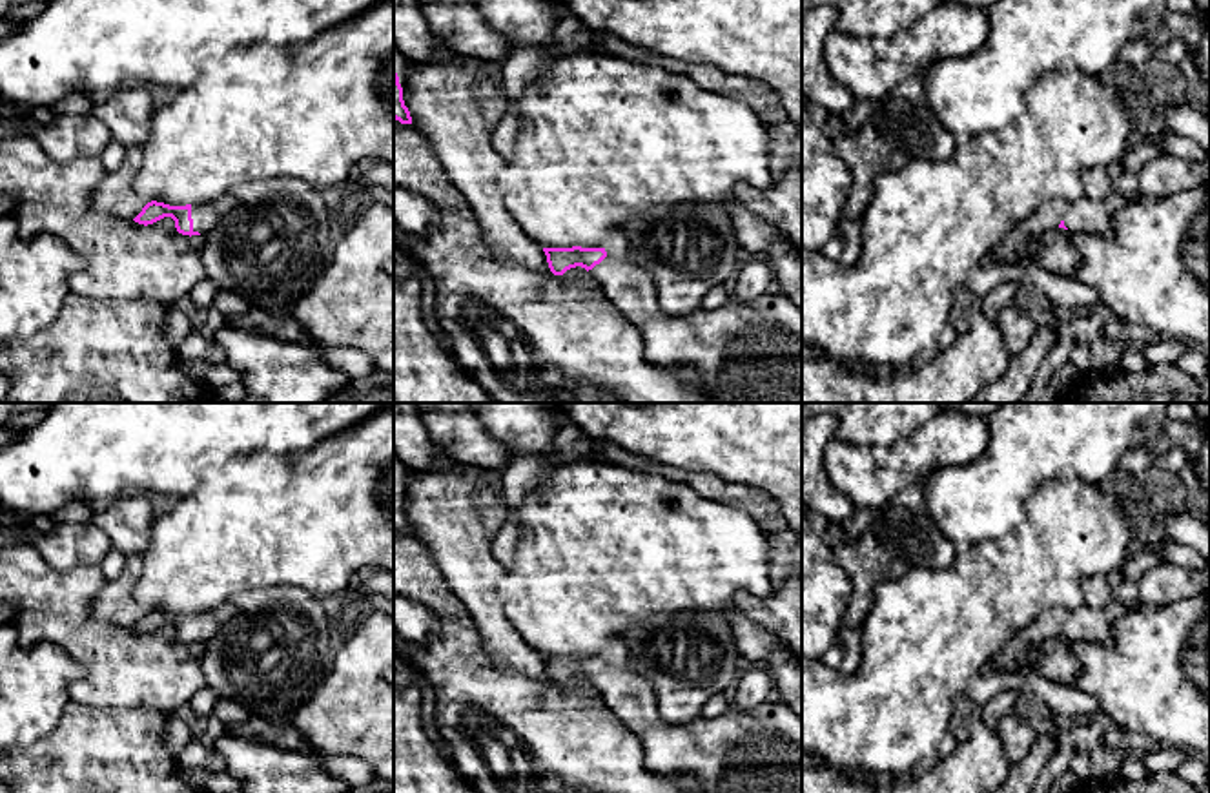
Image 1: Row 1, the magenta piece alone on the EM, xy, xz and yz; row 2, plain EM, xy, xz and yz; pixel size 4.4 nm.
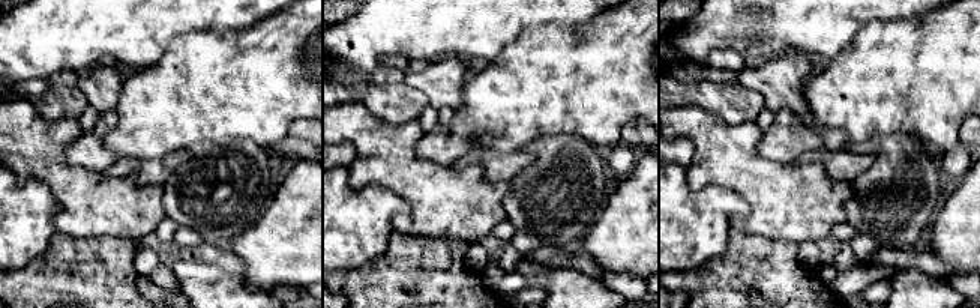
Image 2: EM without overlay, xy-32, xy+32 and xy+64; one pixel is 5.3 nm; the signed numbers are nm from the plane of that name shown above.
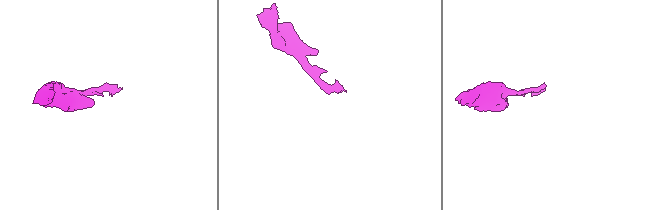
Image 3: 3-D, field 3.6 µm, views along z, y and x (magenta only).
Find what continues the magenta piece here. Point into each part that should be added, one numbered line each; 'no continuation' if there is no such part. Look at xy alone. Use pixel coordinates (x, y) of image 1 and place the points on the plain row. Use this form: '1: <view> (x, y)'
1: xy (205, 624)

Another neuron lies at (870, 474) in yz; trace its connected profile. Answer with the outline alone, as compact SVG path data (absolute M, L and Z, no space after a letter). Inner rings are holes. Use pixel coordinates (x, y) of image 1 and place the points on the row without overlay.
M942 408L929 423L891 445L855 445L831 439L824 450L824 470L831 485L846 494L860 516L887 505L897 494L937 470L975 463L990 448L990 419Z

